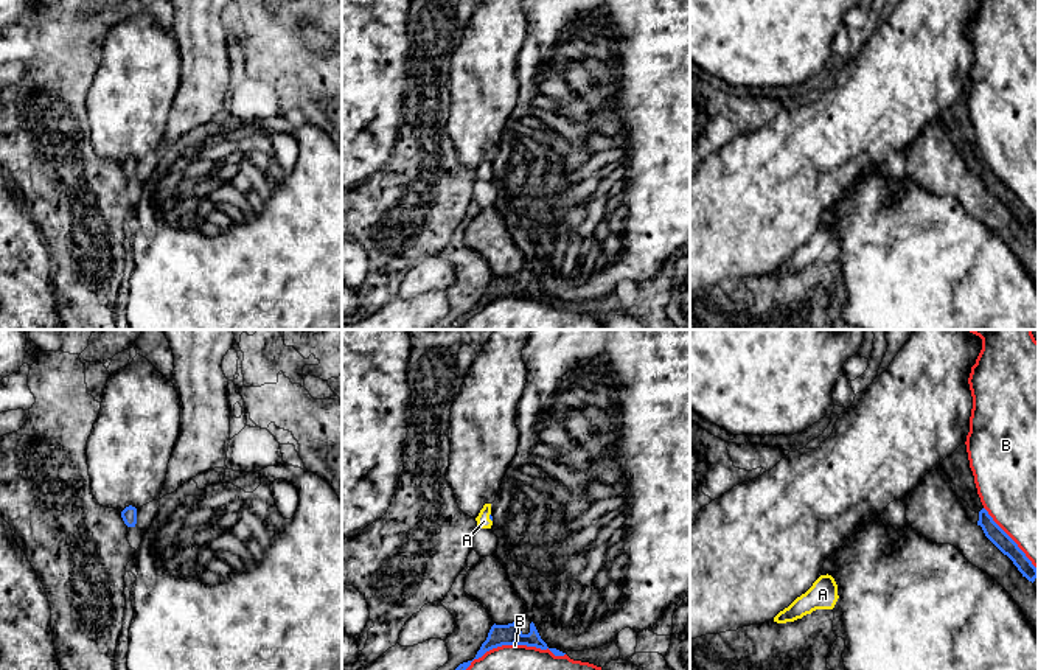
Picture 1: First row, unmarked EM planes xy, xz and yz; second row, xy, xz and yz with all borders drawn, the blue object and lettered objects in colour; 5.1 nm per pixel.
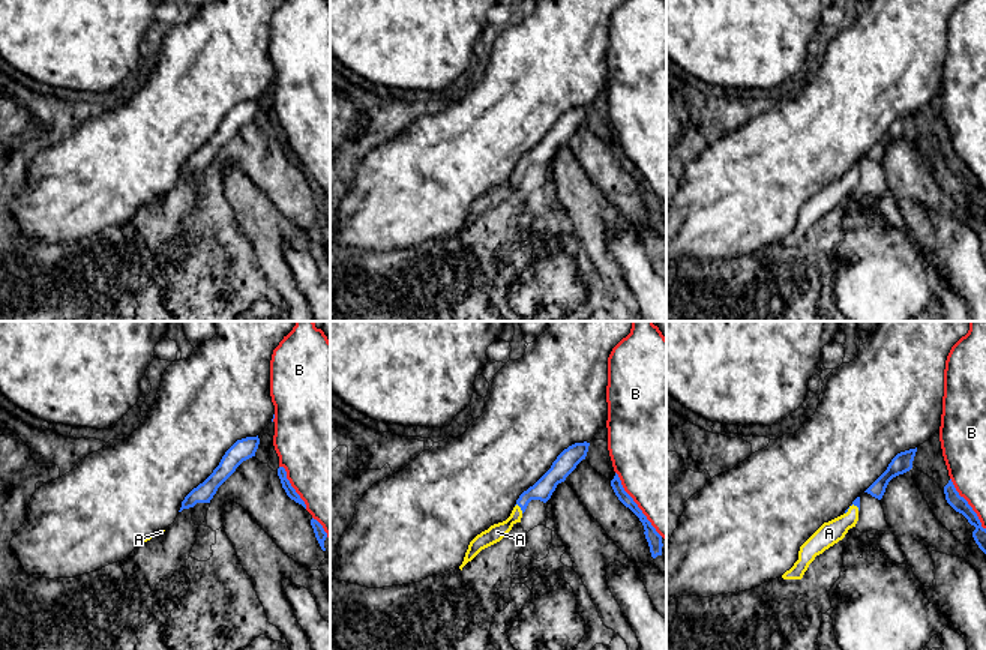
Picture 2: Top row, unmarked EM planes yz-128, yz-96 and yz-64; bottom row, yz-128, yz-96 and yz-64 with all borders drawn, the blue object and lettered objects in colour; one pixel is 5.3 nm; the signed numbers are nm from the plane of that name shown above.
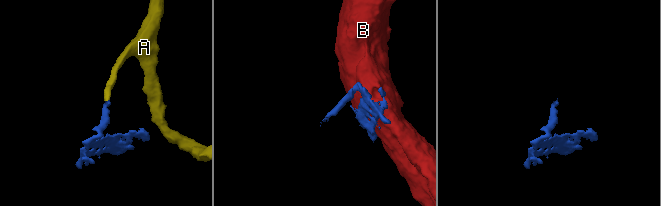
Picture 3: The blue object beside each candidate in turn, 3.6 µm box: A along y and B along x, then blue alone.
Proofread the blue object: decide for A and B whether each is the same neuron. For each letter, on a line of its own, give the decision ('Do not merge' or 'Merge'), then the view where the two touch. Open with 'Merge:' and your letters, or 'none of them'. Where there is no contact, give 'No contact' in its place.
Merge: A
A: Merge. Touches blue in xz
B: Do not merge. Touches blue in xz

